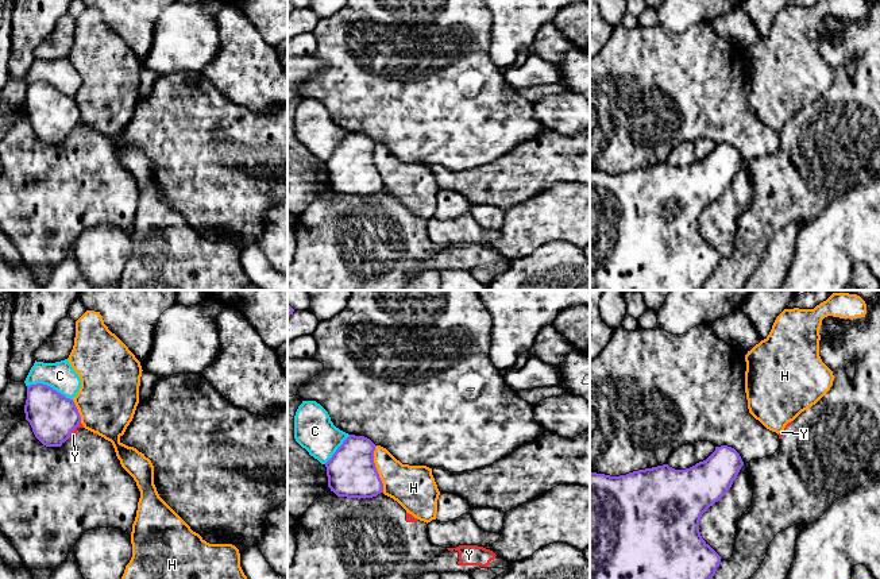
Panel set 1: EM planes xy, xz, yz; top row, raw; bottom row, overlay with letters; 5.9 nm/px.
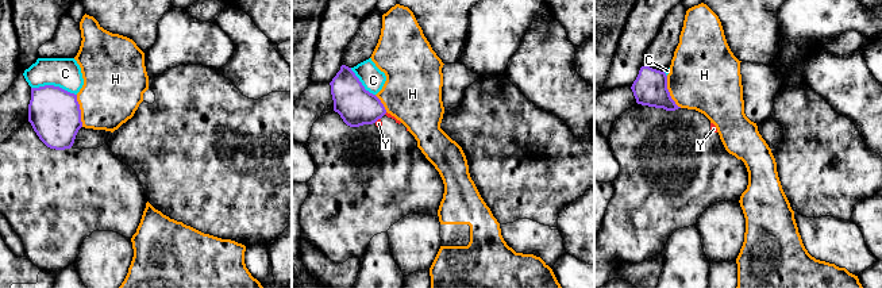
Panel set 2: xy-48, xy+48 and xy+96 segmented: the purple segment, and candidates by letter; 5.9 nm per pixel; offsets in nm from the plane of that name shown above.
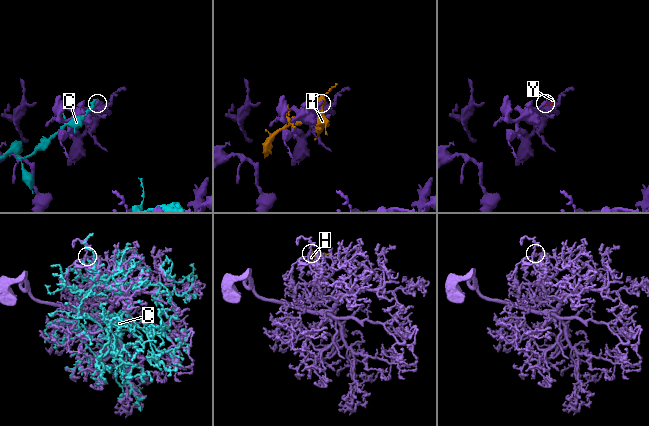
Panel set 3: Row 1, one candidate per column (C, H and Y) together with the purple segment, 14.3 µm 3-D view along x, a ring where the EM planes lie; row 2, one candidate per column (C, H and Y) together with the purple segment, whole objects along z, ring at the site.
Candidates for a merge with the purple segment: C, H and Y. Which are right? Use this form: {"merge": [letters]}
{"merge": []}

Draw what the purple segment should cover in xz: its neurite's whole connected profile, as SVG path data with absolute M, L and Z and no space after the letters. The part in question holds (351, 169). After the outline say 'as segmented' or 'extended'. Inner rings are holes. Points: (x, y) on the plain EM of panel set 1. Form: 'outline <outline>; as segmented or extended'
outline M350 132L325 161L328 185L337 194L373 196L383 189L383 181L374 161L375 142Z; as segmented

